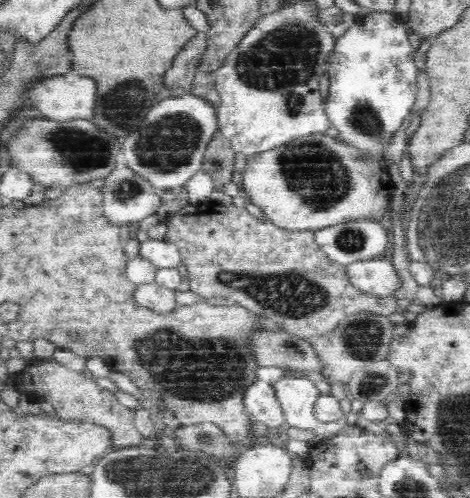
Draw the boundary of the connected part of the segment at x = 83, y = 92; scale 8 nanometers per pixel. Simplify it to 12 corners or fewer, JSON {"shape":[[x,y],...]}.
{"shape":[[77,72],[40,82],[33,106],[56,122],[93,120],[98,80]]}

